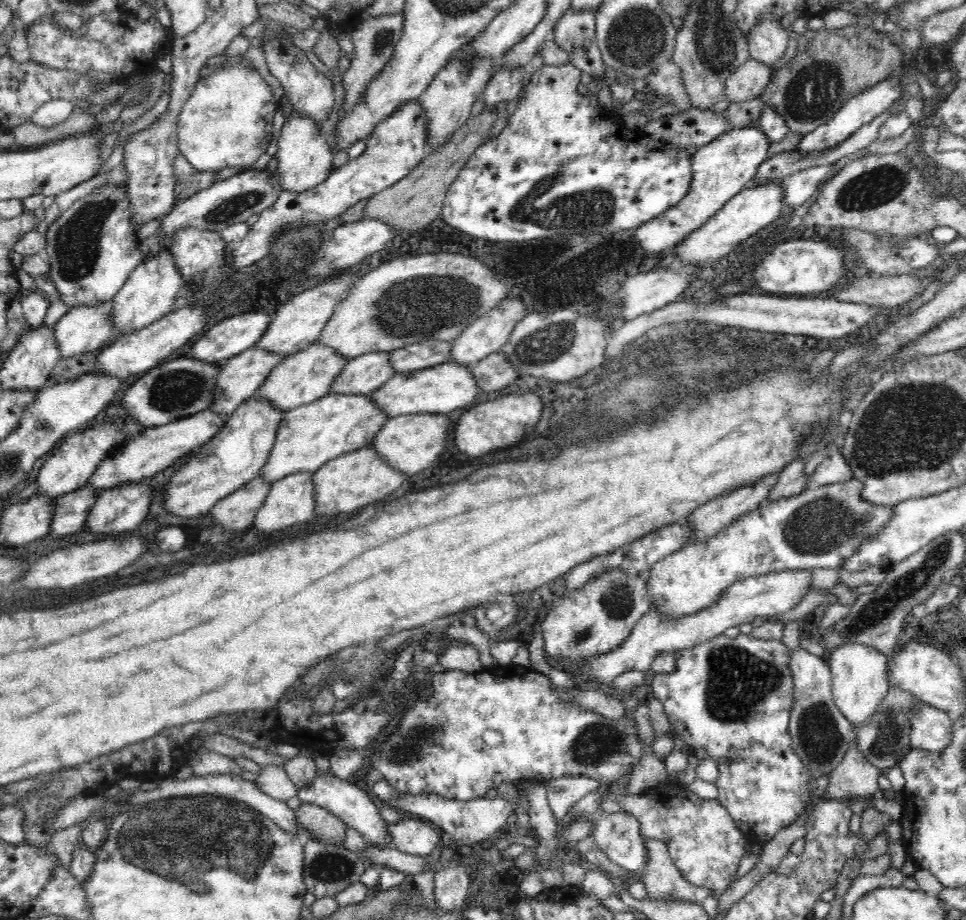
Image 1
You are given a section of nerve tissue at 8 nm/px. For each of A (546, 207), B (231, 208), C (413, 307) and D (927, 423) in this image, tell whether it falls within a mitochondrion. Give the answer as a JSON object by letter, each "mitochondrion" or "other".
{"A":"mitochondrion","B":"mitochondrion","C":"mitochondrion","D":"mitochondrion"}

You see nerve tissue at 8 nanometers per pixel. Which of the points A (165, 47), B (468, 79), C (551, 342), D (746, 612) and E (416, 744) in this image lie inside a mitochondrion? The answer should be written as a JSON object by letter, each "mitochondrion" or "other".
{"A":"other","B":"other","C":"mitochondrion","D":"other","E":"mitochondrion"}

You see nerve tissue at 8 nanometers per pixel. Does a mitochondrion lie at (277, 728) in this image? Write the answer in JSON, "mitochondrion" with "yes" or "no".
{"mitochondrion":"no"}

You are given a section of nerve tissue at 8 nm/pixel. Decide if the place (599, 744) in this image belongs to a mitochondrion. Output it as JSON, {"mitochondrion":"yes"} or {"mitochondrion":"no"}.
{"mitochondrion":"yes"}

